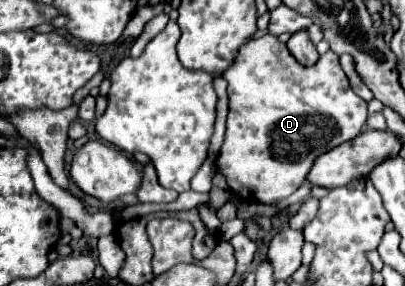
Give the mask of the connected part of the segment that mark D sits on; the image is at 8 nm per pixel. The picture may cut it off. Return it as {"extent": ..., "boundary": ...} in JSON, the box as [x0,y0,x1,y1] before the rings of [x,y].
{"extent":[217,35,367,203],"boundary":[[[263,35],[247,41],[237,53],[237,61],[223,73],[229,95],[225,143],[217,157],[219,171],[227,177],[229,189],[235,195],[273,203],[289,197],[305,181],[313,161],[329,149],[357,137],[367,121],[367,101],[351,91],[349,79],[339,65],[339,55],[327,51],[319,55],[317,63],[303,67],[275,35]]]}

